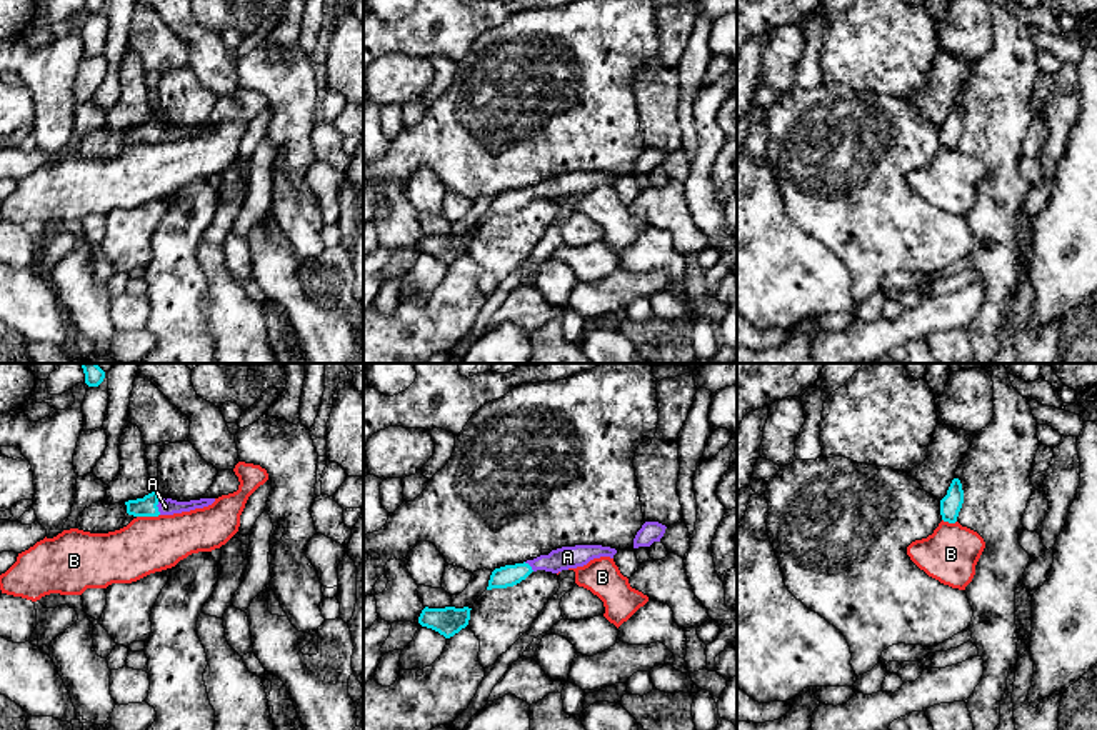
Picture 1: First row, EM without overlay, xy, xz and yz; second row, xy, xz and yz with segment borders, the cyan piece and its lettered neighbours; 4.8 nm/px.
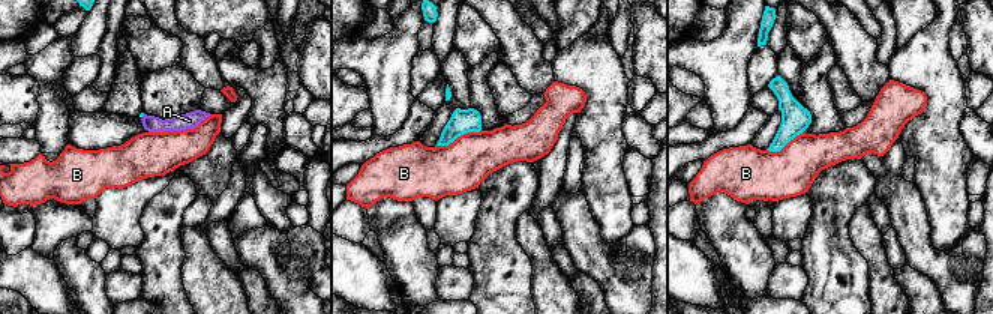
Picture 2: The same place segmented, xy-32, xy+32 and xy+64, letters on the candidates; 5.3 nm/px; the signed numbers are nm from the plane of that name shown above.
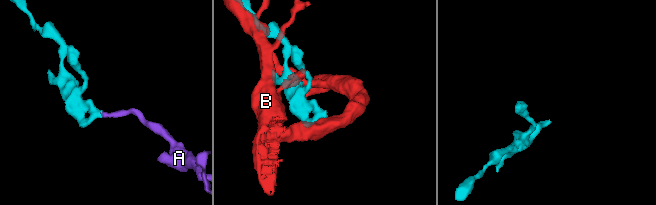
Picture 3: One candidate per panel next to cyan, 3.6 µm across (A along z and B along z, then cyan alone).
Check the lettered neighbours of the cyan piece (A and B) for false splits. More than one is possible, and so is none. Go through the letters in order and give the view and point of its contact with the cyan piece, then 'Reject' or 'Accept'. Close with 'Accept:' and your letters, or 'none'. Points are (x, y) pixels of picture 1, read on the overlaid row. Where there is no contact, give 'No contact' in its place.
A: Touches cyan at xy (157, 504). Accept
B: Touches cyan at xy (147, 515). Reject
Accept: A

